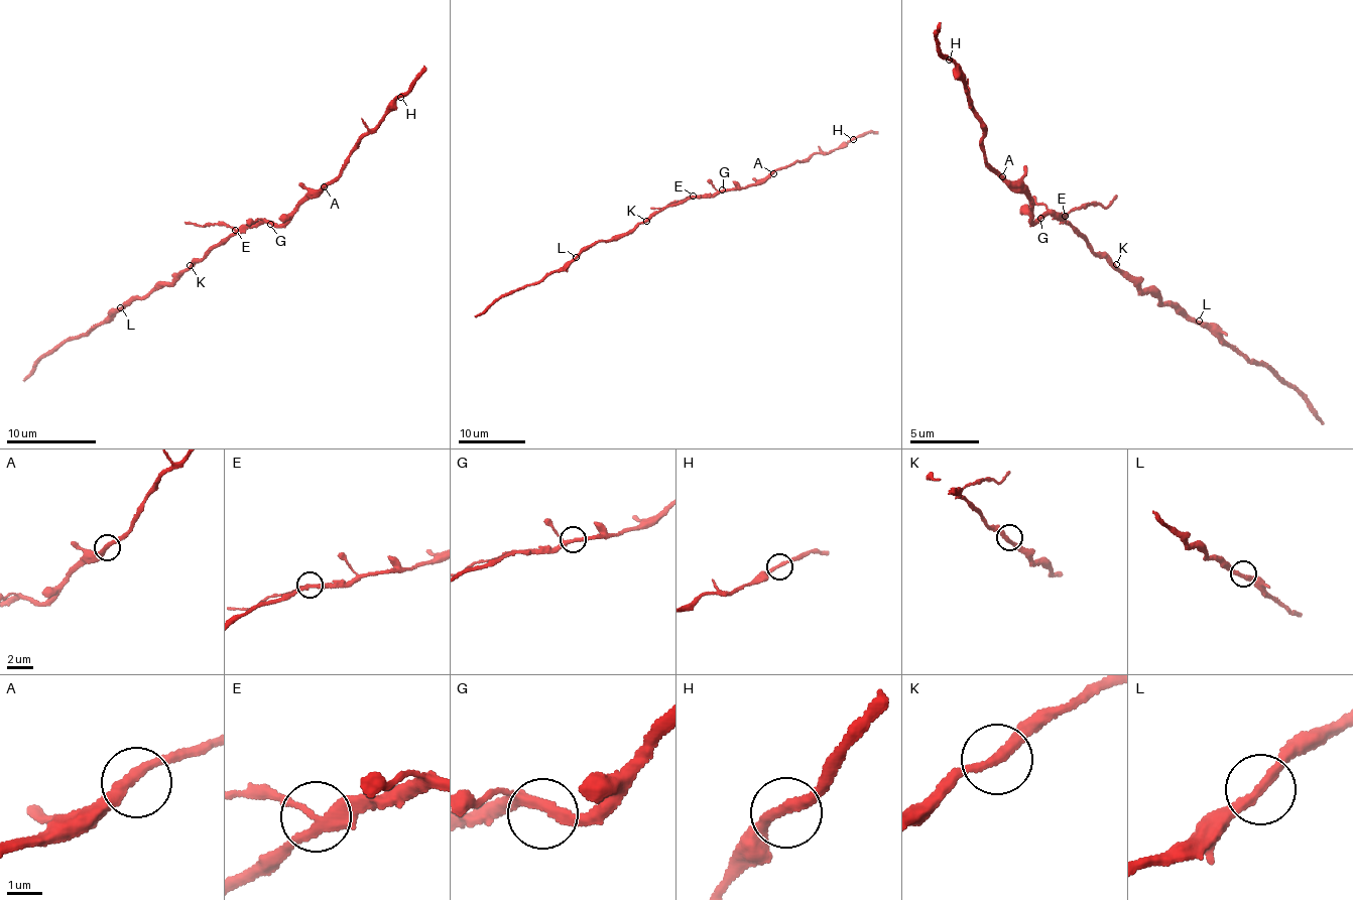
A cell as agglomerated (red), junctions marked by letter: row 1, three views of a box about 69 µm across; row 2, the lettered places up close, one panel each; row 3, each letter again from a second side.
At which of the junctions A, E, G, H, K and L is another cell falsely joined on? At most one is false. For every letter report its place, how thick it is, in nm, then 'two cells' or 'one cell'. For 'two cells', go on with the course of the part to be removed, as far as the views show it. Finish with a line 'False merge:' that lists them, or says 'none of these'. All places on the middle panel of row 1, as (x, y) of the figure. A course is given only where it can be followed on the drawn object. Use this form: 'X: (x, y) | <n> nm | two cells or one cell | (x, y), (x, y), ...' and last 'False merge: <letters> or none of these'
A: (773, 173) | 300 nm | one cell
E: (693, 196) | 280 nm | two cells | (693, 196), (671, 202), (662, 209), (651, 209)
G: (722, 189) | 240 nm | one cell
H: (853, 139) | 240 nm | one cell
K: (646, 221) | 300 nm | one cell
L: (576, 257) | 300 nm | one cell
False merge: E

